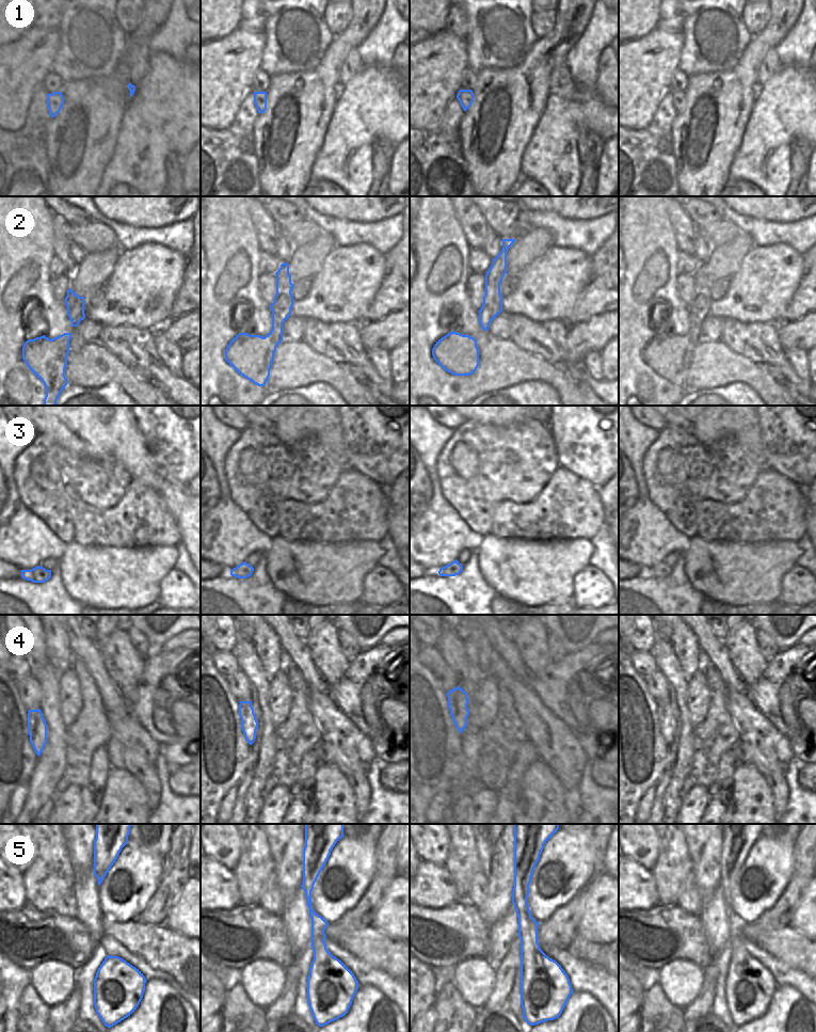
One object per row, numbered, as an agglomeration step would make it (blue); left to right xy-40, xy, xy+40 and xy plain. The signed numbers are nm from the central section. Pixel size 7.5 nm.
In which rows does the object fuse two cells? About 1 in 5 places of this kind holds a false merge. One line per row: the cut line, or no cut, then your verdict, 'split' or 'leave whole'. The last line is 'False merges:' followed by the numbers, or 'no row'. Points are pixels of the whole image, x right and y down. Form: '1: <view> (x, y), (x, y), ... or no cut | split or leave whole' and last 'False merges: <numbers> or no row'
1: no cut | leave whole
2: no cut | leave whole
3: no cut | leave whole
4: xy-40 (28, 713), (29, 734) | split
5: no cut | leave whole
False merges: 4

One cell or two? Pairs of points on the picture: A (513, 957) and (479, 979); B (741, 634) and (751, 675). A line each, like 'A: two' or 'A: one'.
A: two
B: one

